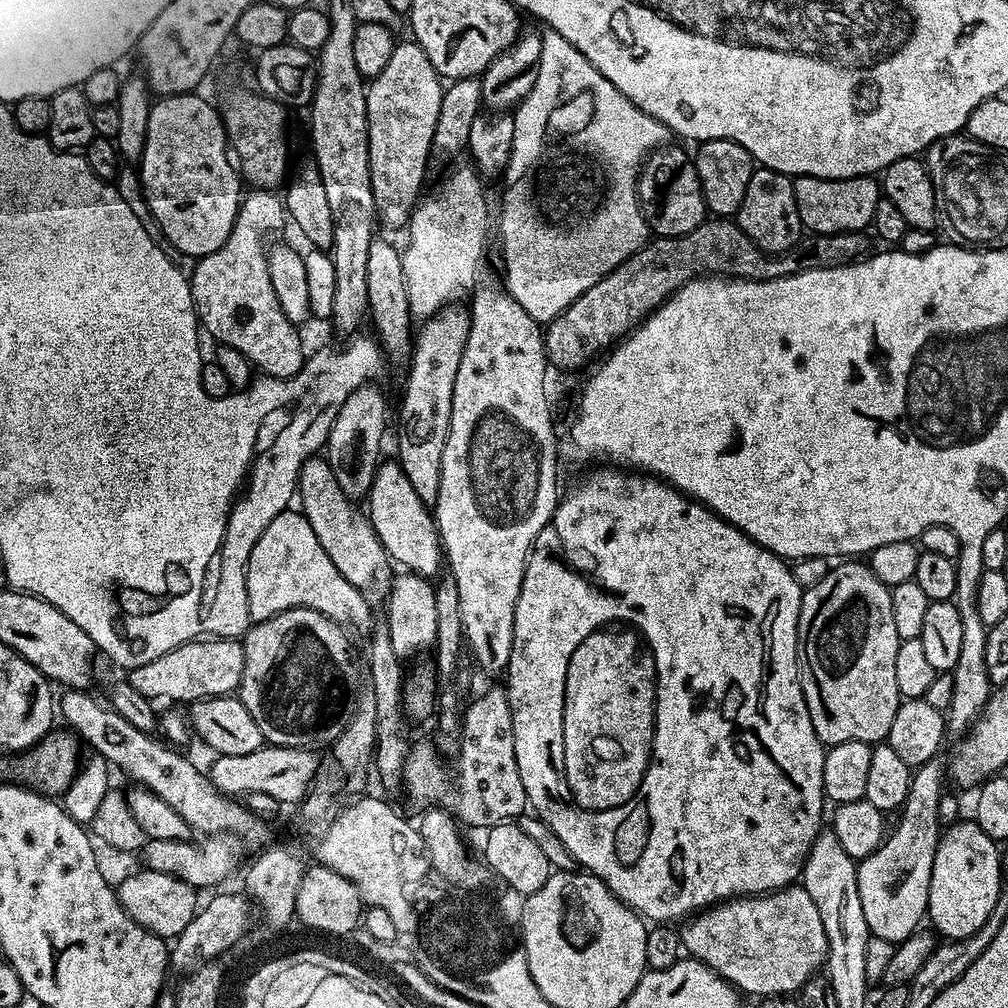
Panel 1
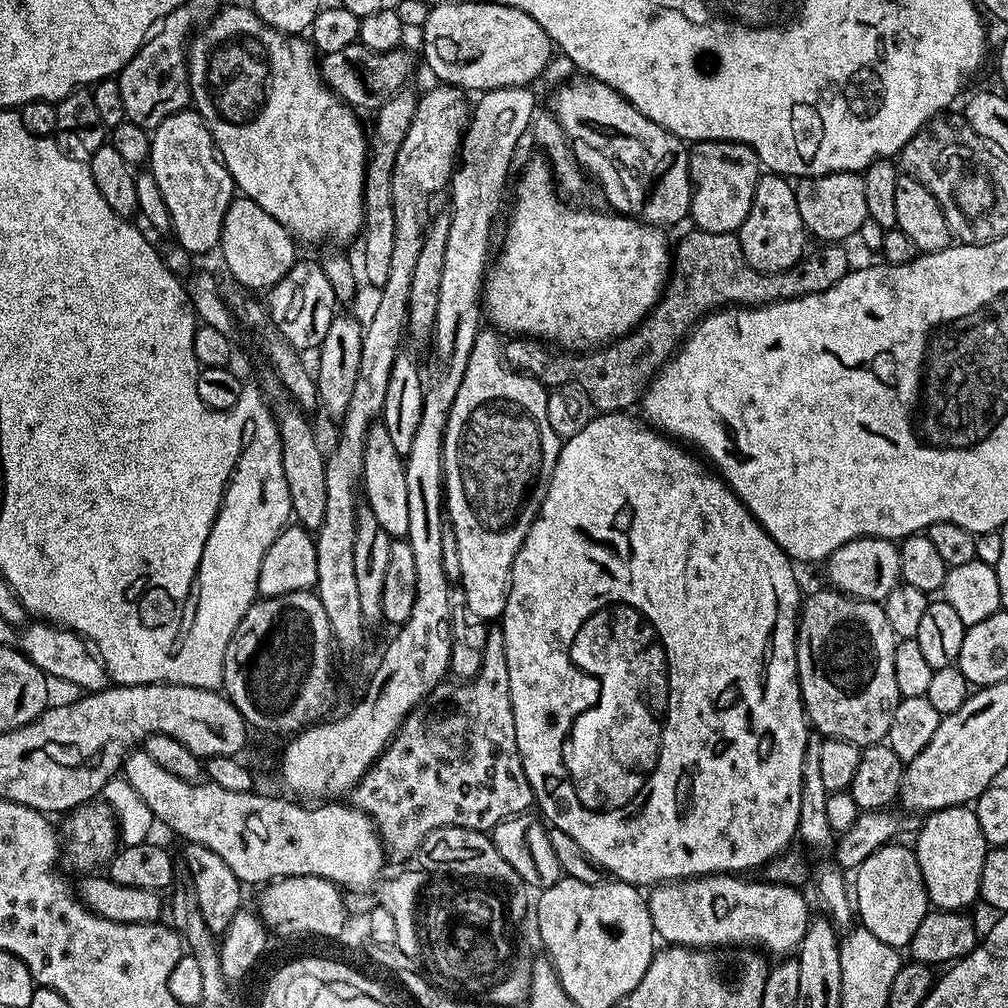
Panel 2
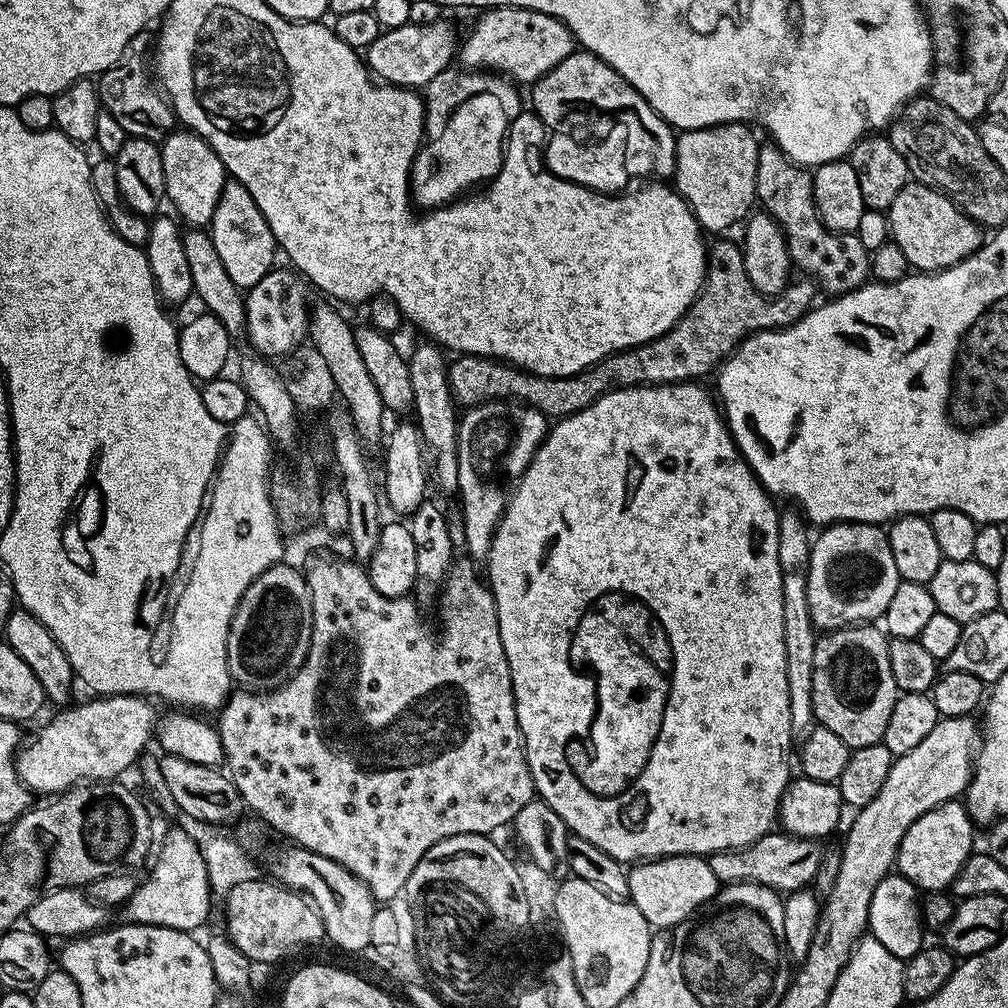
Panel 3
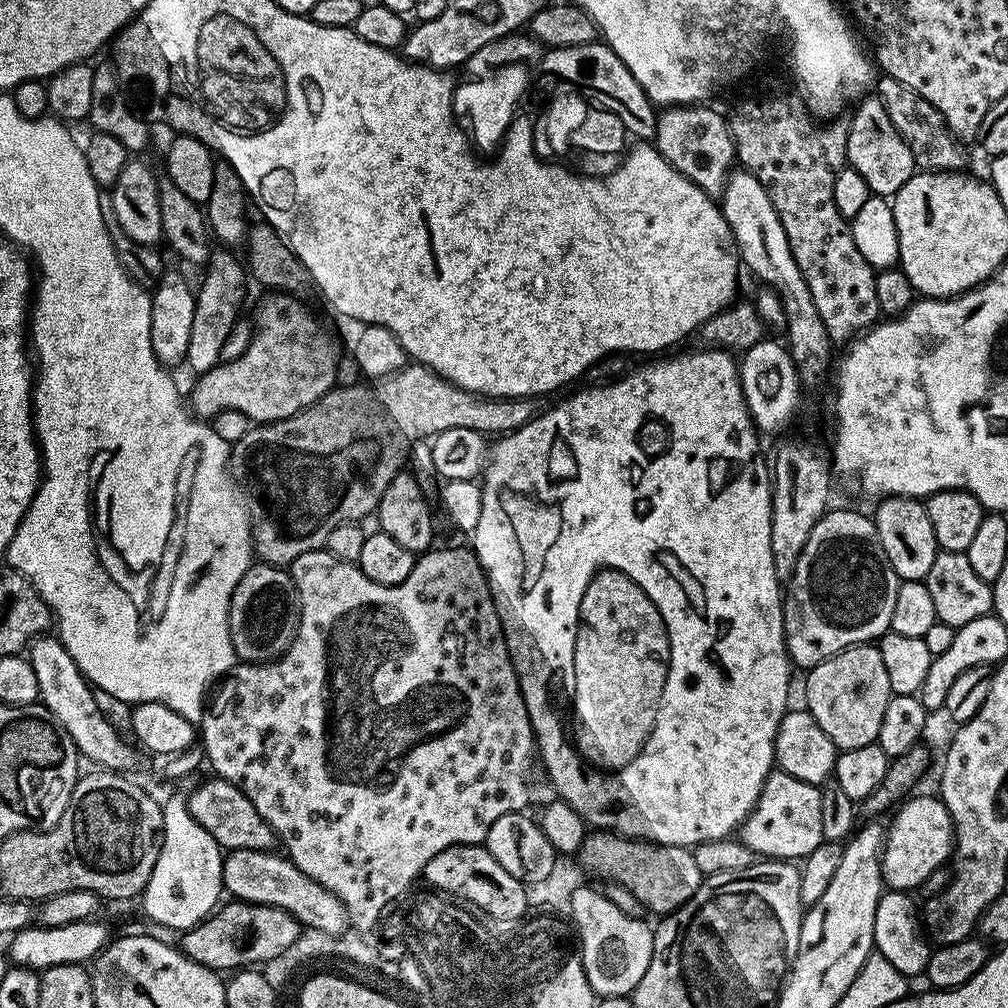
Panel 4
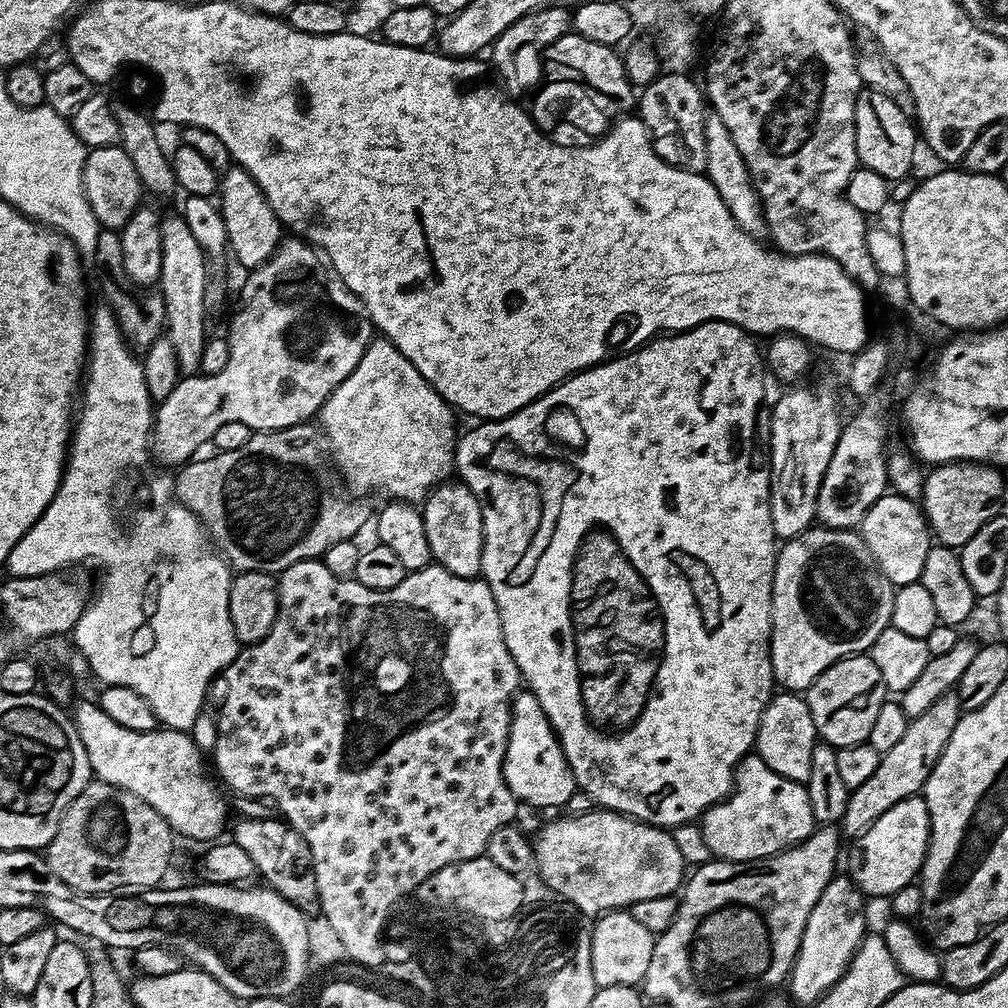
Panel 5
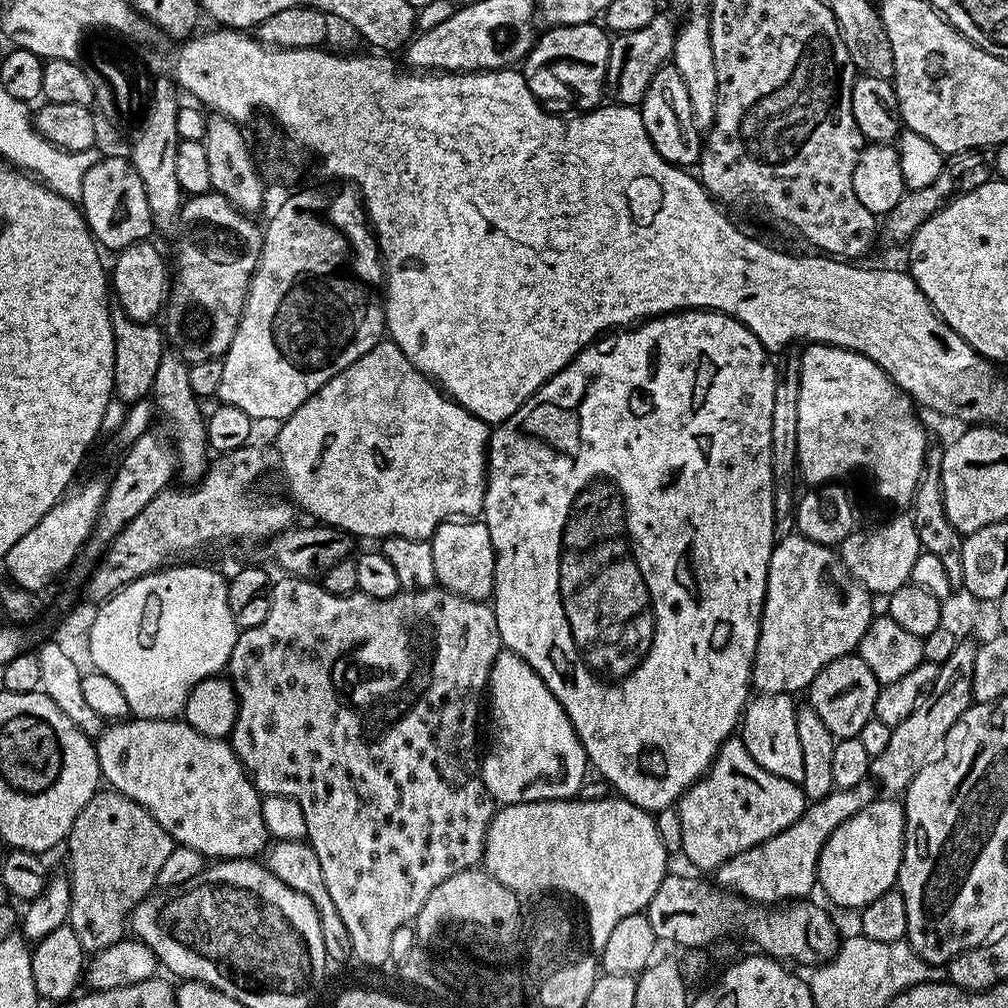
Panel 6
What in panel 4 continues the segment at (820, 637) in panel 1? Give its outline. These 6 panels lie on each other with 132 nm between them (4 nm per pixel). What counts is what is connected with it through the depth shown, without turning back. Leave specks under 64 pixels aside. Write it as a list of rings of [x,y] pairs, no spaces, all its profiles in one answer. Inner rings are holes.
[[[875,643],[856,644],[852,648],[842,650],[822,662],[818,666],[807,669],[804,680],[804,700],[806,710],[826,730],[826,734],[836,743],[837,749],[854,750],[858,746],[870,746],[876,743],[878,730],[882,730],[882,718],[886,715],[886,702],[894,695],[890,686],[890,678],[886,675],[886,665],[882,662],[882,654]]]

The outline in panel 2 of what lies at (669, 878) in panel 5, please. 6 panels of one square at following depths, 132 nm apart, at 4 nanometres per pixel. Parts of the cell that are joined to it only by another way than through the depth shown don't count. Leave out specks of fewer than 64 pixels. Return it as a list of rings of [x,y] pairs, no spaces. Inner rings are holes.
[[[713,874],[711,876],[694,876],[686,880],[669,880],[655,885],[655,887],[647,893],[646,899],[648,901],[648,909],[650,910],[652,925],[654,926],[657,937],[659,937],[665,945],[679,946],[681,948],[724,948],[725,946],[760,946],[756,944],[764,944],[765,949],[763,948],[763,951],[767,953],[769,957],[791,957],[793,953],[795,953],[796,949],[800,947],[802,938],[806,934],[806,926],[808,925],[810,919],[807,898],[800,893],[801,889],[799,887],[791,884],[770,884],[763,882],[758,878],[756,881],[748,879],[752,878],[741,878],[736,874]]]

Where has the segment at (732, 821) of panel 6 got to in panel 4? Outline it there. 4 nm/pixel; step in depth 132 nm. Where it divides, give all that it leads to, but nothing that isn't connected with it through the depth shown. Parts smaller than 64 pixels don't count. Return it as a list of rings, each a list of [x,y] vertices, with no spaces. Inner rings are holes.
[[[774,770],[762,786],[756,809],[745,818],[738,829],[739,840],[757,857],[774,860],[799,861],[810,850],[825,843],[822,834],[821,789],[810,782],[802,782],[785,772]]]

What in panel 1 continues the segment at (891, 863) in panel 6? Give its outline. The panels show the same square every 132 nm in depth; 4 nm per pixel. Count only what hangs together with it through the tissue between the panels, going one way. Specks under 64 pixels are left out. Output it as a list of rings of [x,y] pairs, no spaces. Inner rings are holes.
[[[957,819],[955,823],[941,831],[940,841],[934,854],[934,866],[930,870],[930,898],[926,913],[927,919],[929,921],[932,919],[931,927],[941,937],[948,940],[964,939],[968,935],[973,935],[990,918],[1002,891],[1000,853],[1001,849],[997,841],[986,835],[971,819]]]

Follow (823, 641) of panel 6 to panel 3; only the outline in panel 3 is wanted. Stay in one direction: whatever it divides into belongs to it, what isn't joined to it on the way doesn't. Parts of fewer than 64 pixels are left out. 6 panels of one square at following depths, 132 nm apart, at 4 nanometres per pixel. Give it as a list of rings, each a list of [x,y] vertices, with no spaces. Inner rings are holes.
[[[837,522],[827,525],[821,532],[824,533],[812,541],[806,582],[806,602],[810,602],[812,625],[821,633],[826,633],[851,628],[853,624],[879,621],[901,581],[898,566],[894,566],[894,554],[890,554],[887,531],[879,524]]]

